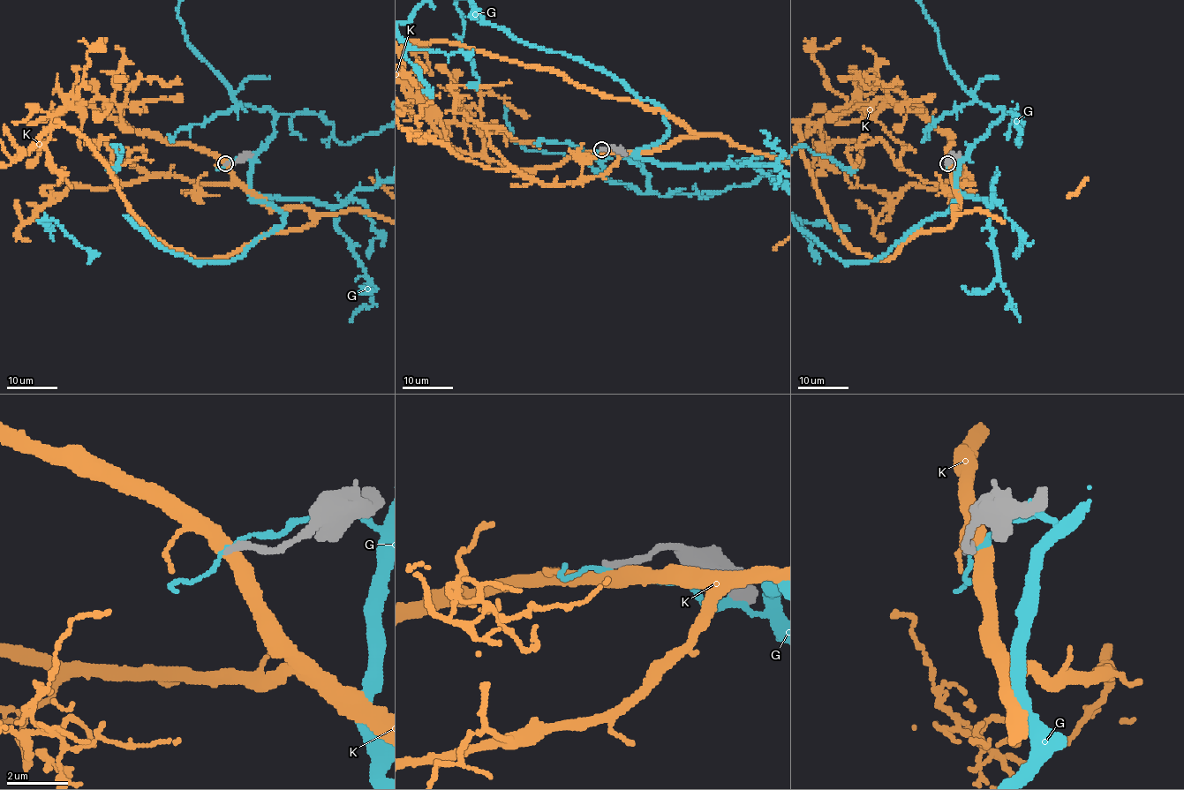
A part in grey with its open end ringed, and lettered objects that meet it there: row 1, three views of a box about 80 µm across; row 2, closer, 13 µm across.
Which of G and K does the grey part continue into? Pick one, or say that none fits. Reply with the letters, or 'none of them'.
none of them

